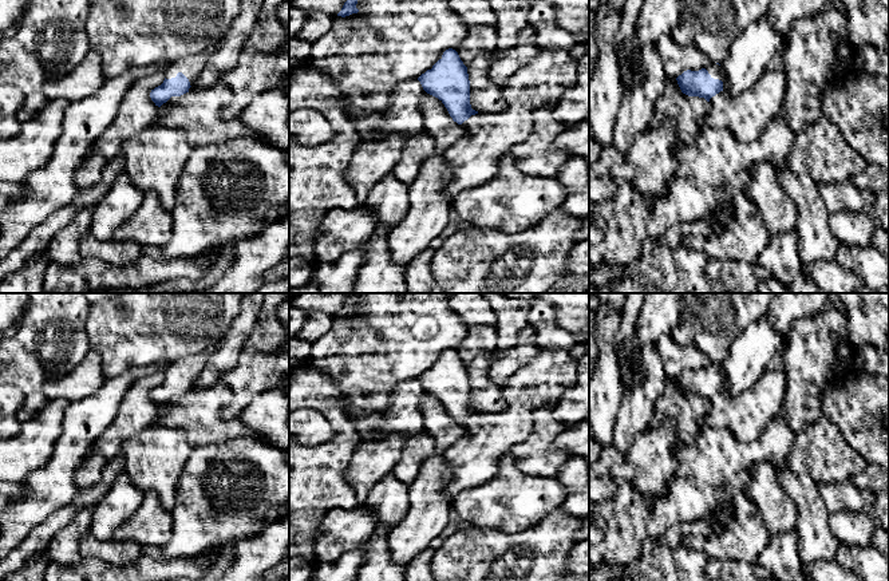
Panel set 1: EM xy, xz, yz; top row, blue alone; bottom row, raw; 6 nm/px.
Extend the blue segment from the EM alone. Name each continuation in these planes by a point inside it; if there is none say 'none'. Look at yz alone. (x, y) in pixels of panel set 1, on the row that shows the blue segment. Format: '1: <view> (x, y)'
1: yz (714, 70)

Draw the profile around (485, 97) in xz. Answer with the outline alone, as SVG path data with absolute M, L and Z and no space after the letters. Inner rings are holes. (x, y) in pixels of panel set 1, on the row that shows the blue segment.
M485 52L467 67L470 104L478 112L499 112L509 107L499 84L493 83L487 76L489 67L494 59L494 52Z

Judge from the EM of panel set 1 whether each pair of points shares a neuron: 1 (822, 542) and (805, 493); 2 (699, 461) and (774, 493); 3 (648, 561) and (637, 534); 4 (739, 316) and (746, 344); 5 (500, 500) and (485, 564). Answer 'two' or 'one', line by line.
1: one
2: two
3: two
4: two
5: two

